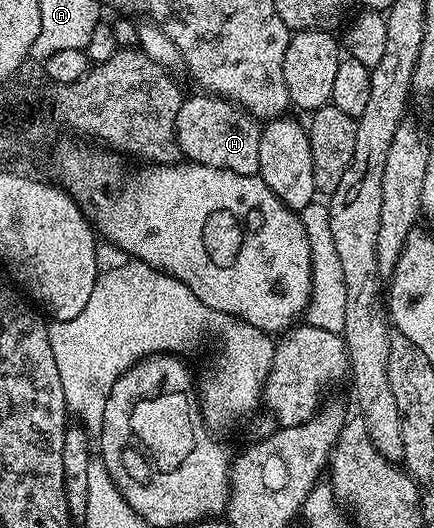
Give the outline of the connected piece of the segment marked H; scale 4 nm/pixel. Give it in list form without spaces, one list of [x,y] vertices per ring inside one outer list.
[[[216,95],[186,96],[181,103],[181,110],[175,123],[177,146],[181,148],[181,157],[194,165],[206,165],[223,171],[235,171],[235,175],[256,177],[259,171],[259,139],[262,122],[247,110],[232,101]]]

